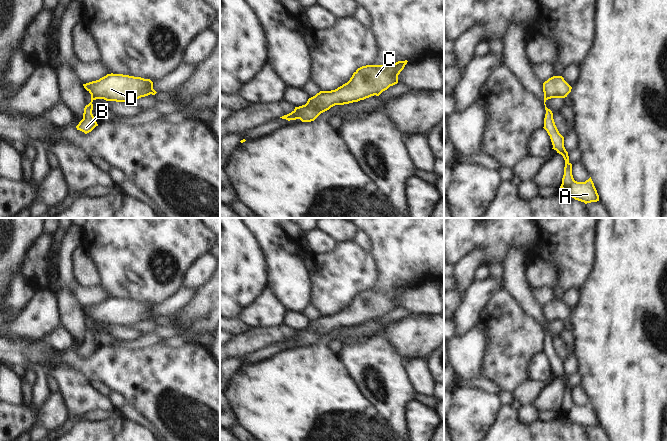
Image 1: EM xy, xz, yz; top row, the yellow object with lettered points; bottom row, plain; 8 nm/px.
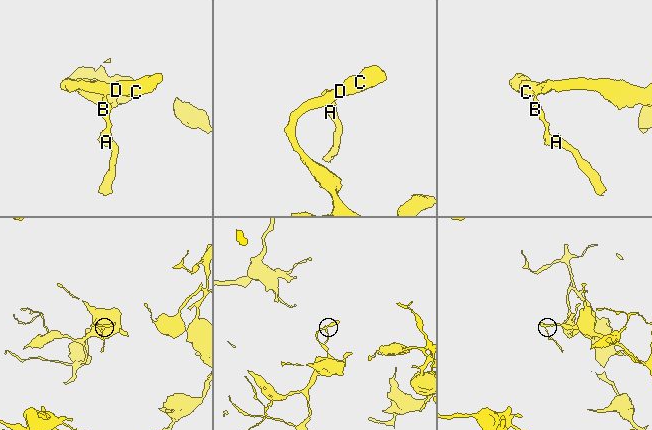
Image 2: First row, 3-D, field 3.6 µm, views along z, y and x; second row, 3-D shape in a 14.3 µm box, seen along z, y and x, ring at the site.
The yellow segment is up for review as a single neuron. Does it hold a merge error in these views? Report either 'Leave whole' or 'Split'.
Split

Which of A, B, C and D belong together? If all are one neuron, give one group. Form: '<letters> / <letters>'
A B / C D

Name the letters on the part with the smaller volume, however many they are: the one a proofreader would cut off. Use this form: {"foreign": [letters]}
{"foreign": ["A", "B"]}

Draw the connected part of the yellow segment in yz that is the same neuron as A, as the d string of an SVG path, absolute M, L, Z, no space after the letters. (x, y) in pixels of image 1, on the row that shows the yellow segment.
M544 95L544 105L545 105L545 110L546 110L546 114L545 114L545 118L544 118L544 127L543 127L543 128L544 128L544 129L545 129L545 130L546 130L546 131L547 131L547 133L548 133L548 135L549 135L549 136L550 136L550 139L551 139L551 142L552 142L552 145L553 145L553 148L552 148L552 149L554 149L554 150L556 150L556 151L557 151L557 153L559 153L559 154L561 154L561 155L562 155L562 156L563 156L563 158L564 158L564 160L565 160L565 167L564 167L564 175L563 175L563 178L562 178L562 184L561 184L561 186L560 186L560 188L561 188L561 189L563 189L563 190L566 190L566 191L567 191L567 193L568 193L568 195L569 195L569 196L570 196L570 197L572 197L572 198L574 198L574 199L575 199L575 200L578 200L578 201L581 201L581 202L584 202L584 203L585 203L585 204L587 204L587 203L591 203L591 202L597 202L597 201L599 201L599 195L598 195L598 193L597 193L597 190L596 190L596 188L595 188L595 186L594 186L594 183L593 183L593 181L592 181L592 179L591 179L591 177L590 177L590 178L589 178L589 179L588 179L588 180L586 180L586 181L585 181L585 182L577 182L577 181L575 181L575 180L574 180L574 178L573 178L573 175L572 175L572 164L571 164L571 163L570 163L570 162L569 162L569 156L568 156L568 152L567 152L567 151L566 151L566 149L565 149L565 147L564 147L564 137L563 137L563 136L562 136L562 135L561 135L561 134L560 134L560 133L559 133L559 131L558 131L558 129L557 129L557 127L556 127L556 125L555 125L555 122L554 122L554 119L553 119L553 113L552 113L552 111L551 111L551 110L550 110L550 109L548 109L548 108L547 108L547 107L546 107L546 104L545 104L545 102L546 102L546 101L547 101L547 100L548 100L548 99L547 99L547 97L546 97L546 96L545 96L545 95Z

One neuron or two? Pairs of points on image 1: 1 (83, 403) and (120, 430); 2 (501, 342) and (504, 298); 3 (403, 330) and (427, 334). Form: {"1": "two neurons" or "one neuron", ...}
{"1": "two neurons", "2": "one neuron", "3": "one neuron"}

